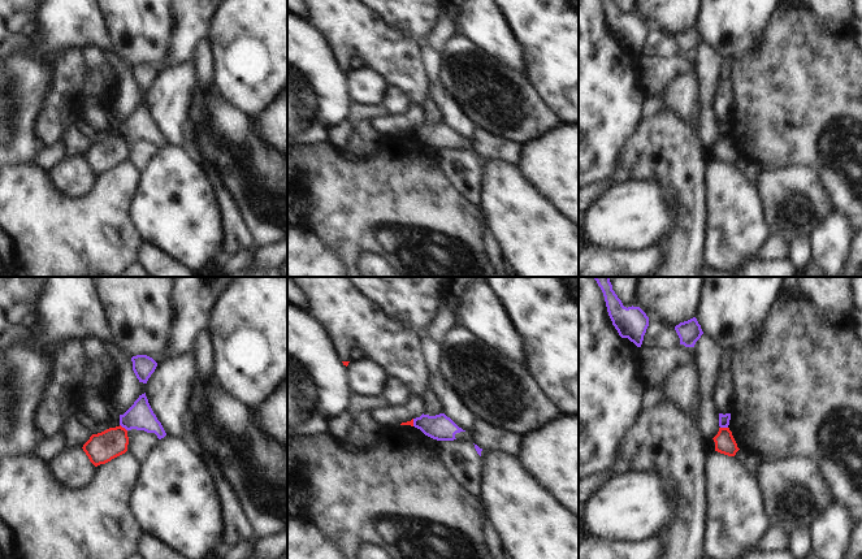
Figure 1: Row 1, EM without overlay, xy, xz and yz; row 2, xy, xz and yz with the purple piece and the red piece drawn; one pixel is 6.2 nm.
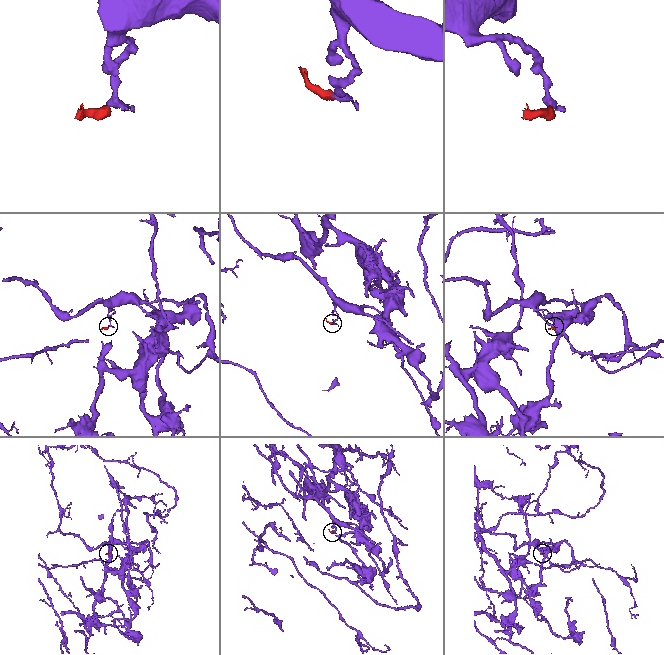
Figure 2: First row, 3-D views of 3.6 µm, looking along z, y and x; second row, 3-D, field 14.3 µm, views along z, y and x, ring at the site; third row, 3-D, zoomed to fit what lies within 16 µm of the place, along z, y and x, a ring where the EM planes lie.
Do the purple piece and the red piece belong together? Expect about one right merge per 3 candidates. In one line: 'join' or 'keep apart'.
keep apart

